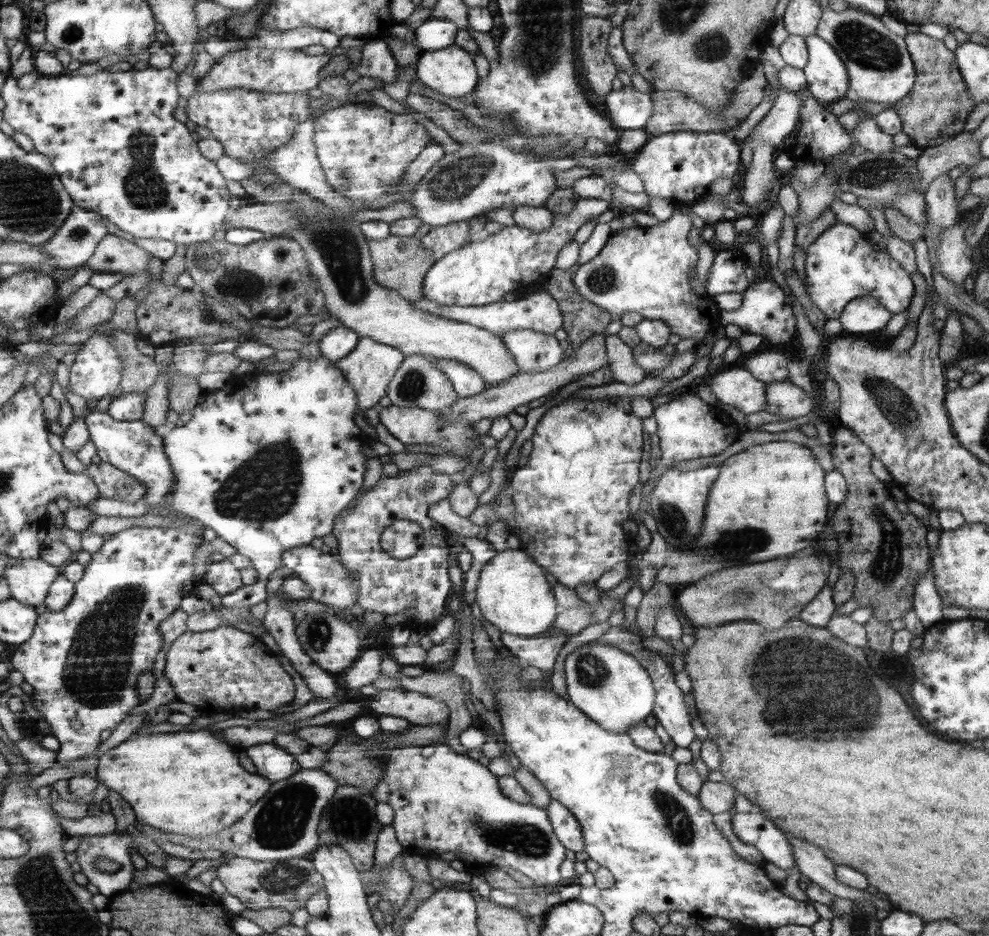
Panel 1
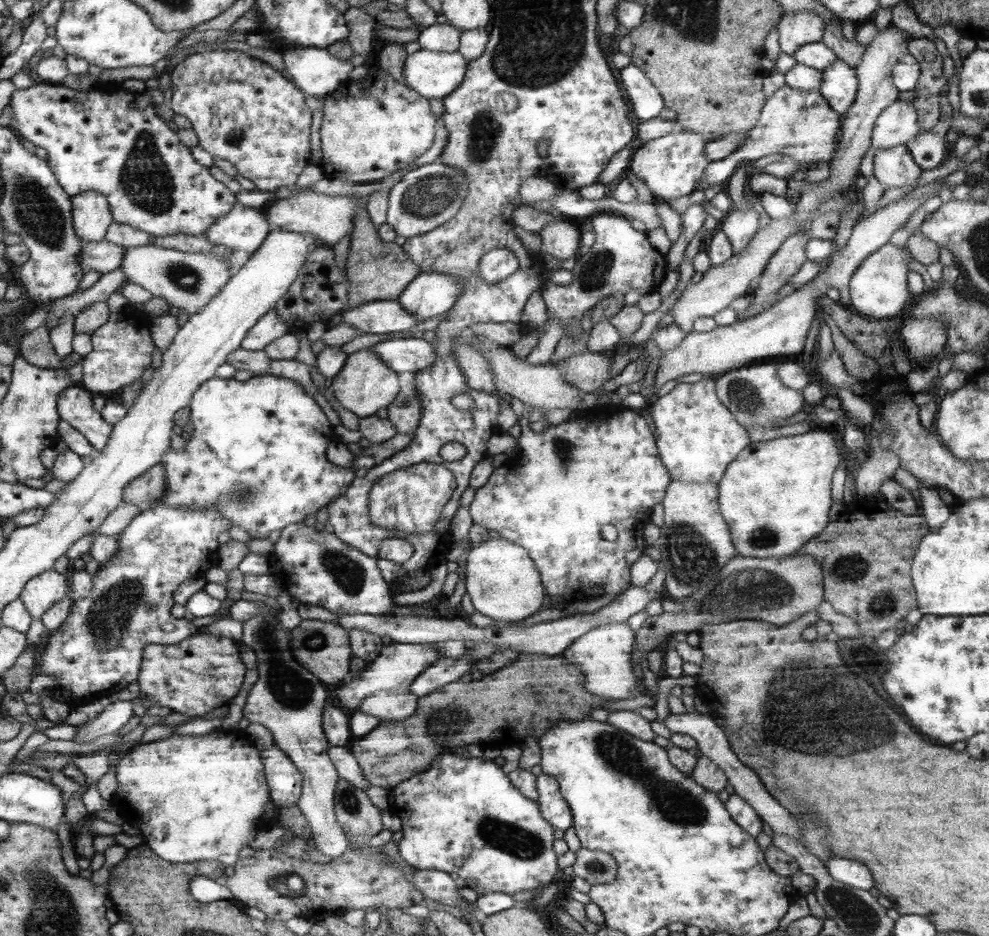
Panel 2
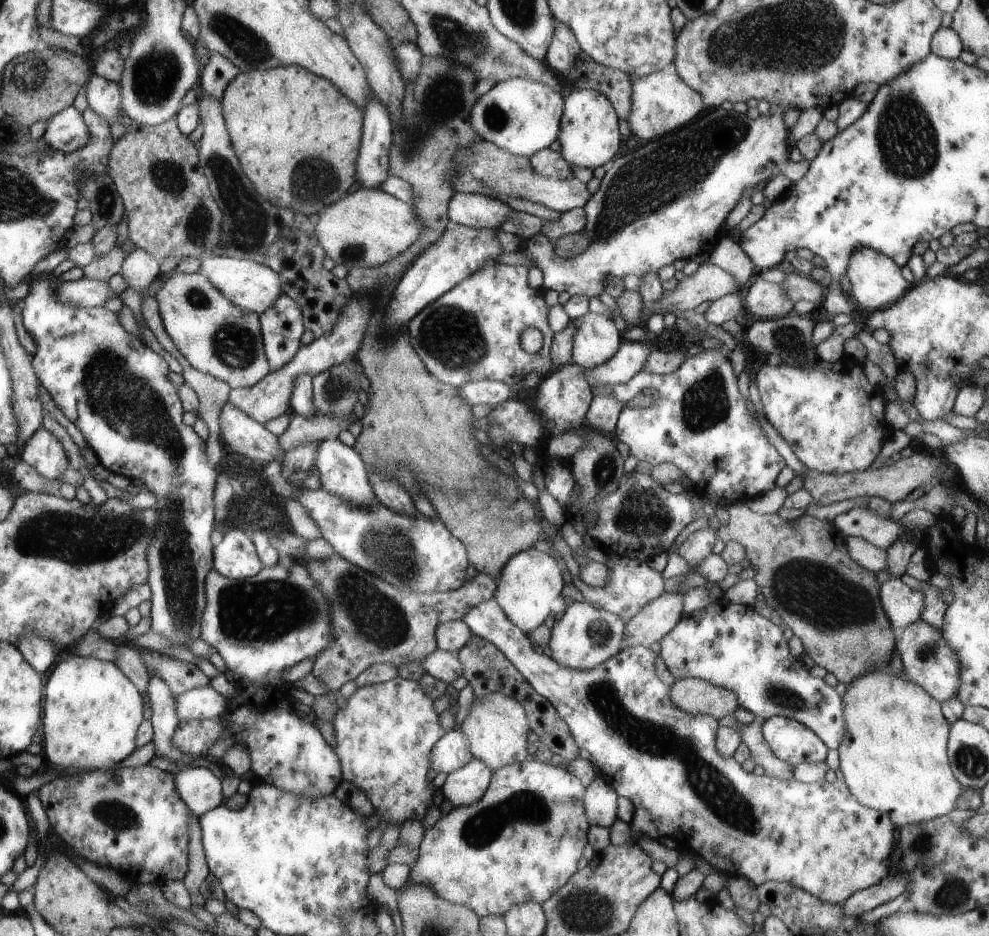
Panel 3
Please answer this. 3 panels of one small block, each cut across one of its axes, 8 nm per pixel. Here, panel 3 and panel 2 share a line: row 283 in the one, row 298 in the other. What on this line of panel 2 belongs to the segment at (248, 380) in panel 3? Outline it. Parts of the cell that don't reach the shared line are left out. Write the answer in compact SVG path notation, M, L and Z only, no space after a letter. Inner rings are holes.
M152 244L126 249L121 264L128 281L146 288L153 297L164 298L173 311L186 310L189 316L208 306L212 298L230 282L231 267L224 258L216 257L214 253L188 253Z

